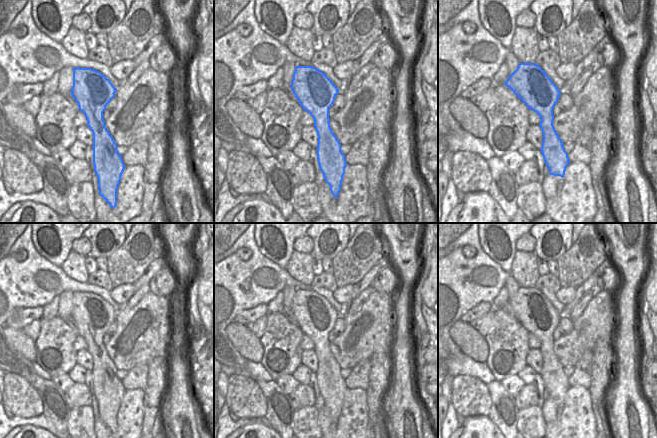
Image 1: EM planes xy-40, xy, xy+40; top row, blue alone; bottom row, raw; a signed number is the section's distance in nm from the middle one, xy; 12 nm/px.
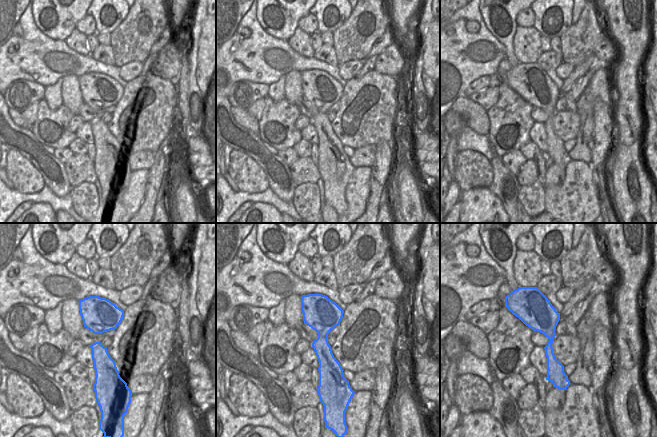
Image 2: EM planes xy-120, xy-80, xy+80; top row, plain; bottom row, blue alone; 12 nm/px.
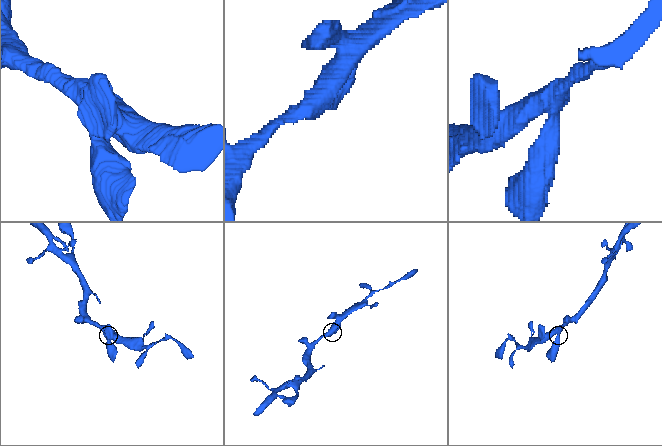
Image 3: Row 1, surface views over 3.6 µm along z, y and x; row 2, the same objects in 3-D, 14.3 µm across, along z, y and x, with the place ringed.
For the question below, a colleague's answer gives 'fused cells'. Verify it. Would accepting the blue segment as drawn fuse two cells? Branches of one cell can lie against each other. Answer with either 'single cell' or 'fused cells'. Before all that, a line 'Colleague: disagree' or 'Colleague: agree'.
Colleague: disagree
single cell

